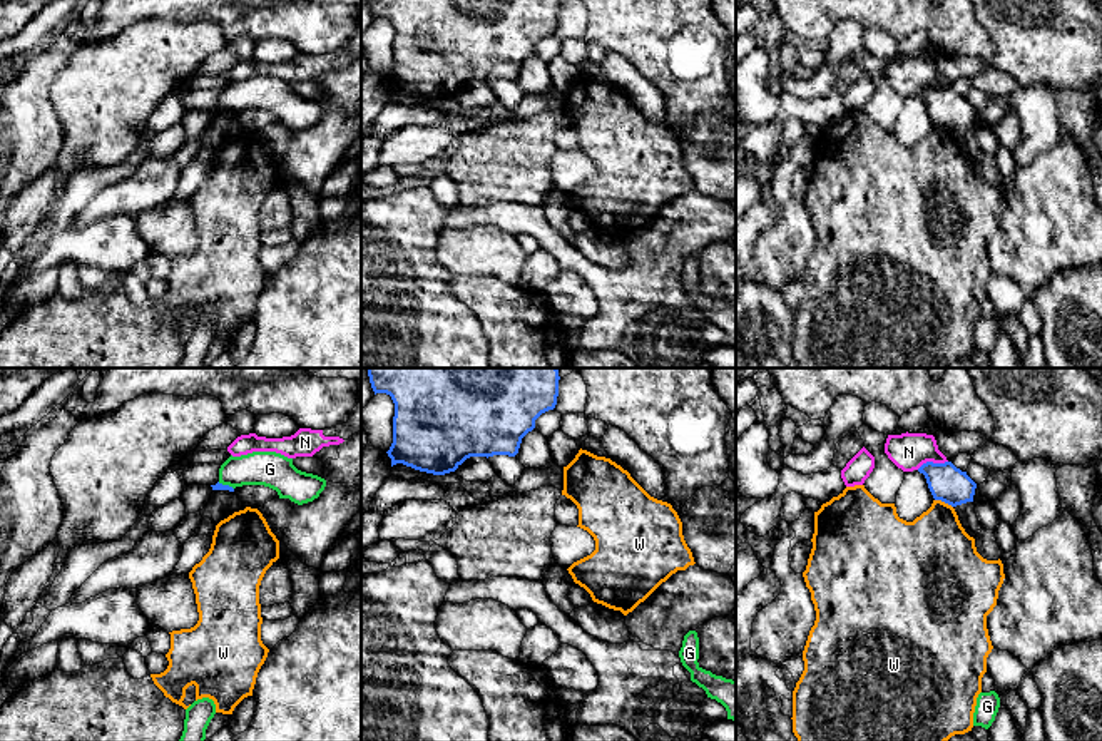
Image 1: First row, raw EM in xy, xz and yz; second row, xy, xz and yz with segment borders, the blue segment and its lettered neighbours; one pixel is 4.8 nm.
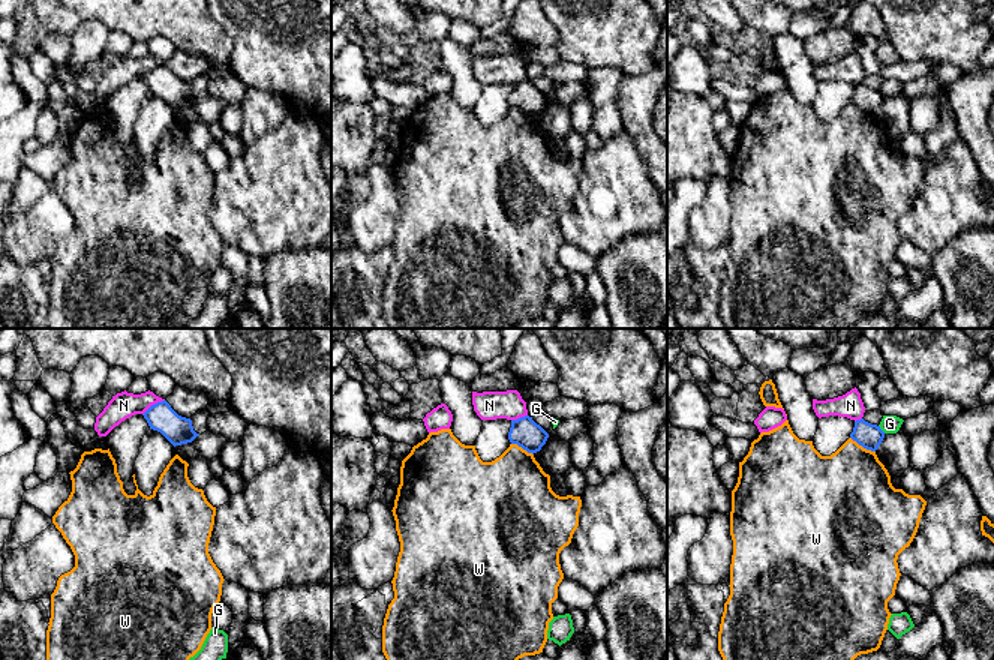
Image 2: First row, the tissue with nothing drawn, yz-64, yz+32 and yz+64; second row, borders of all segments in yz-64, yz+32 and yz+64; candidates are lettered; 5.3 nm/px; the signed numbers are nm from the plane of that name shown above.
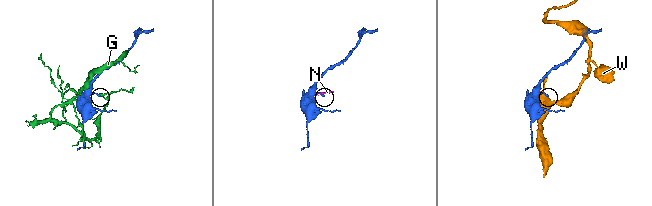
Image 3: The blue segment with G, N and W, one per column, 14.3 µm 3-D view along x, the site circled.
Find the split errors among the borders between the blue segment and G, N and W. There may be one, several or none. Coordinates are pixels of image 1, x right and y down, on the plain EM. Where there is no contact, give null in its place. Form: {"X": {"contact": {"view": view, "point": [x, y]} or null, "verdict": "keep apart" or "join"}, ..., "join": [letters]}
{"G": {"contact": {"view": "xy", "point": [226, 111]}, "verdict": "keep apart"}, "N": {"contact": {"view": "yz", "point": [932, 87]}, "verdict": "keep apart"}, "W": {"contact": {"view": "yz", "point": [943, 126]}, "verdict": "keep apart"}, "join": []}

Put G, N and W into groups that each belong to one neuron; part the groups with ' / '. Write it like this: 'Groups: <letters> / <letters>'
Groups: G / N / W

